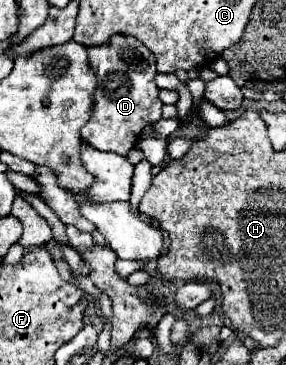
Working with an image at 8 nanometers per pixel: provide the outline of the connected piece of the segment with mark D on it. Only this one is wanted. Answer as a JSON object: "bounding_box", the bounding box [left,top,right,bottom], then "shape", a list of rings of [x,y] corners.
{"bounding_box":[81,36,163,156],"shape":[[[113,36],[105,46],[89,48],[89,64],[97,76],[95,112],[81,128],[81,138],[103,152],[117,152],[127,156],[137,134],[147,122],[161,120],[163,102],[155,84],[155,56],[147,46],[133,36]]]}

